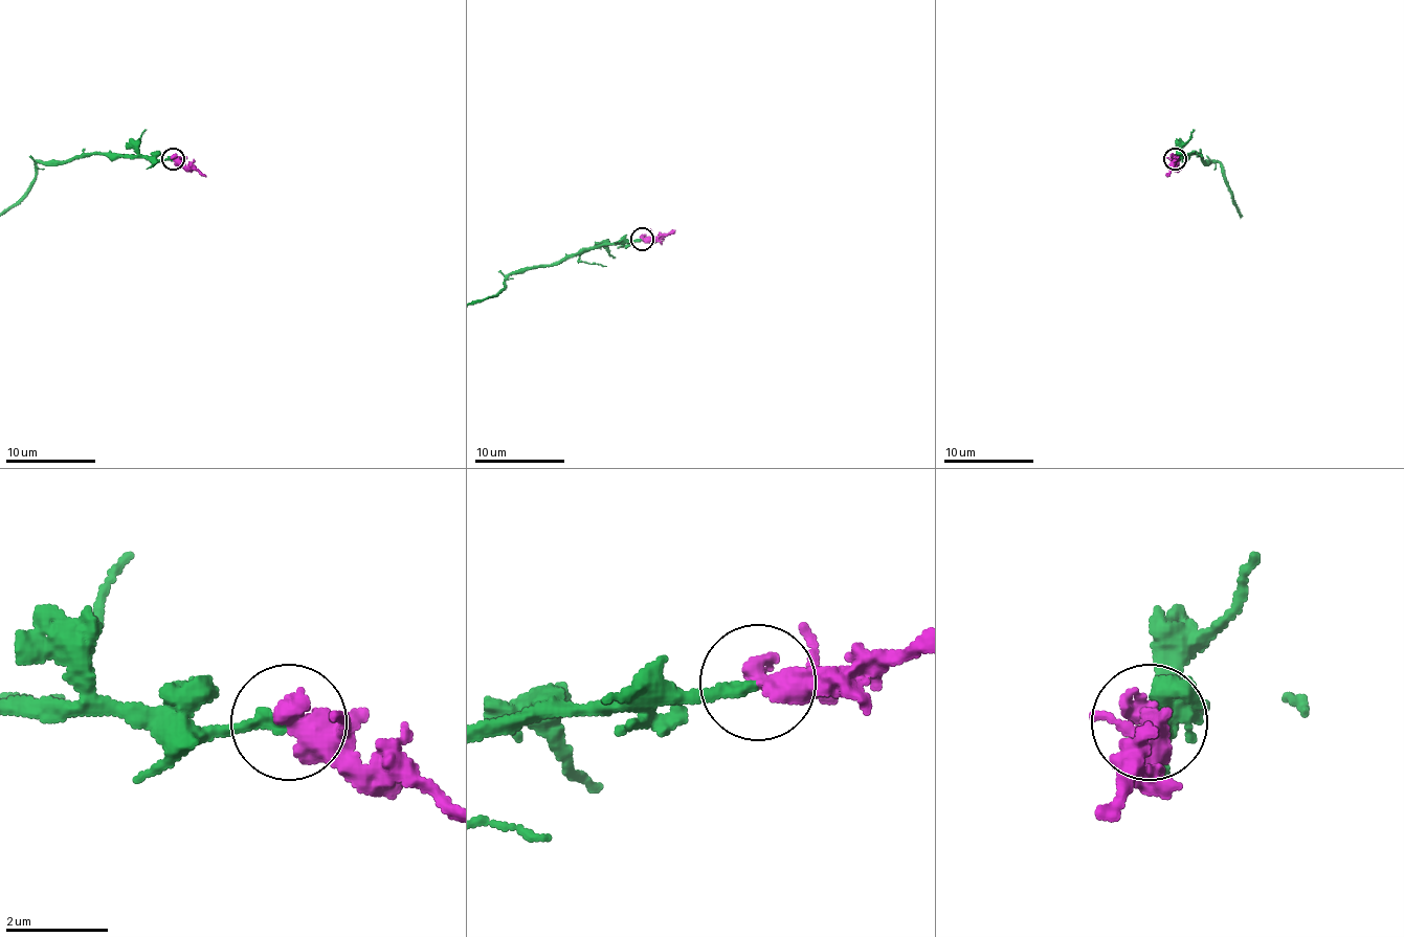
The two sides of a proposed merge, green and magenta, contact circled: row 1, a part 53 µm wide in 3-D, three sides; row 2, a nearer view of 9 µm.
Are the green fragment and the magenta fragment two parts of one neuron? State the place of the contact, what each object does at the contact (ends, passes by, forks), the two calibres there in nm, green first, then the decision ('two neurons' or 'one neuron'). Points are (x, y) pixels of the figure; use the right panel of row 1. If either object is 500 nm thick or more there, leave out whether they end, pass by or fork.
(1175, 158) | 220/600 nm | one neuron

